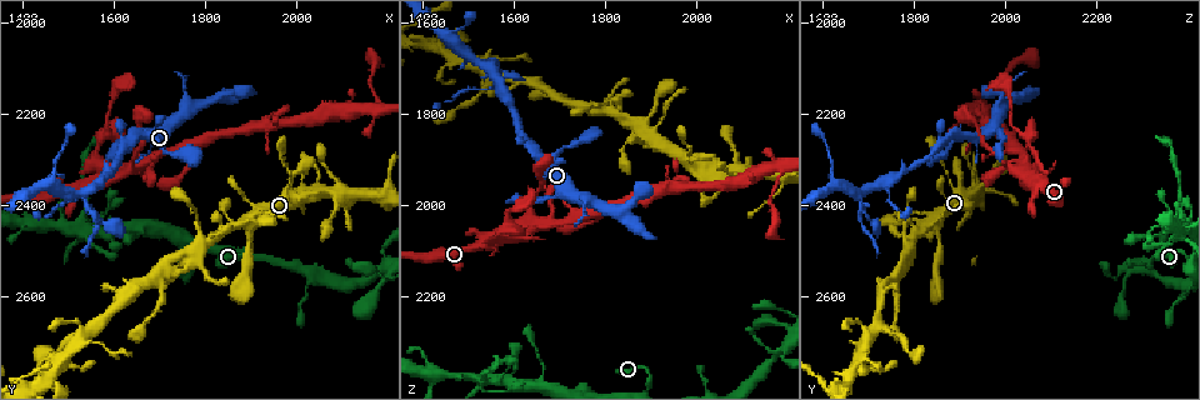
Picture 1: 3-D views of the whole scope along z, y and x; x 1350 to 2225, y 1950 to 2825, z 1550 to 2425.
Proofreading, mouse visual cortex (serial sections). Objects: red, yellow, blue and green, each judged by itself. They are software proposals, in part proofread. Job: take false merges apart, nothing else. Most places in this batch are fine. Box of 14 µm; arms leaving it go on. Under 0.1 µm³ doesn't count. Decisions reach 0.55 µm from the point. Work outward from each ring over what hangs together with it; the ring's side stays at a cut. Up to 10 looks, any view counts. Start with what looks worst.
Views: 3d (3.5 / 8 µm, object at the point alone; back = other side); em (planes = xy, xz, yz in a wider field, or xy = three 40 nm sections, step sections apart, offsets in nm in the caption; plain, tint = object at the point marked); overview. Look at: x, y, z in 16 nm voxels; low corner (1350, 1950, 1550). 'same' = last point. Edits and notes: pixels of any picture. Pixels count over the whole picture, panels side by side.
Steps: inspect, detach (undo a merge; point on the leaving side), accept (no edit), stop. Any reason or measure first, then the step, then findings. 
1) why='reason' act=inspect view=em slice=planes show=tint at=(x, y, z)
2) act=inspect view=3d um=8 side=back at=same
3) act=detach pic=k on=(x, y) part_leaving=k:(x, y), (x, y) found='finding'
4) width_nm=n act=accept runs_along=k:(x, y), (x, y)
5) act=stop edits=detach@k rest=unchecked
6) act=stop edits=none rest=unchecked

why='two arms in line, one across' act=inspect view=3d um=3.5 at=(1530, 2450, 2380)

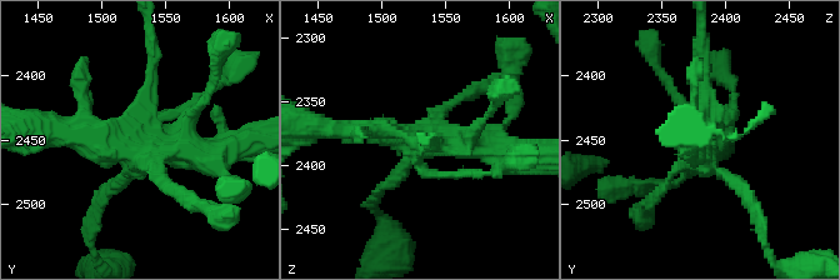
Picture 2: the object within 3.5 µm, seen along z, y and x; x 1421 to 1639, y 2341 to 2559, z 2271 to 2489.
why='need the tissue' act=inspect view=em slice=planes show=tint at=(1524, 2450, 2382)

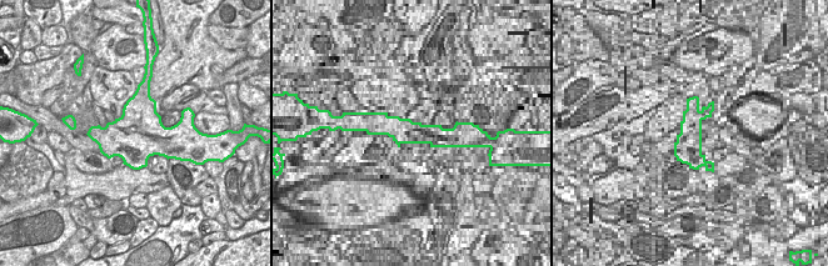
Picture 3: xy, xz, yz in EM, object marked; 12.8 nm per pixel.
act=accept runs_along=2:(218, 150), (103, 146), (56, 131) found='one cell here'

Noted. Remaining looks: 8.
why='calibre changes' act=inspect view=em slice=xy step=5 show=tint at=(1570, 2300, 2060)

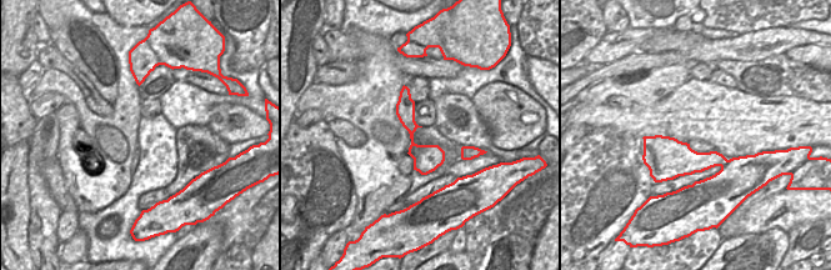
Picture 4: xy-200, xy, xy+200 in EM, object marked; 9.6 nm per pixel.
why='wider look' act=inspect view=3d um=3.5 at=same

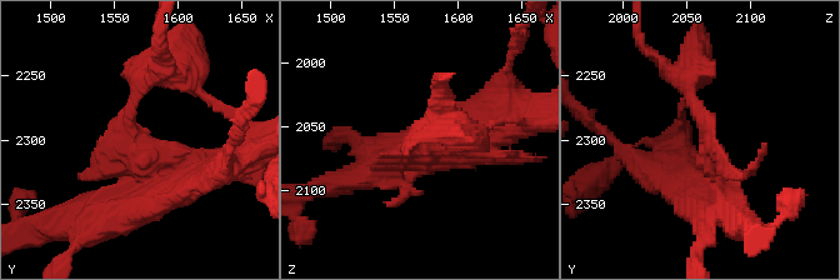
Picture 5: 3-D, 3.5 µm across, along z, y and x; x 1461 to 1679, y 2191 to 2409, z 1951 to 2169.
act=accept runs_along=5:(714, 208), (708, 124), (679, 74) found='one cell here'

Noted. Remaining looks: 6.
why='three arms meet' act=inspect view=3d um=3.5 at=(1525, 2375, 1700)

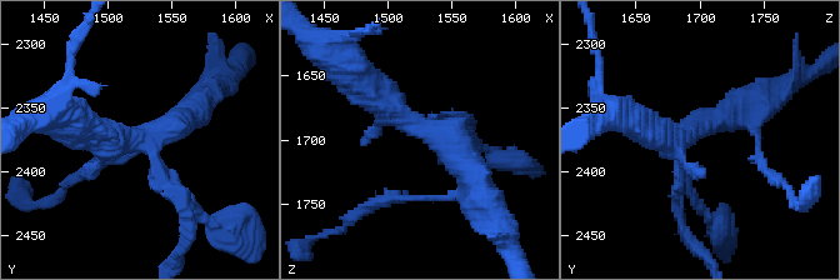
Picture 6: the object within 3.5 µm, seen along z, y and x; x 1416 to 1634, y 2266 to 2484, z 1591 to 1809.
why='now the EM' act=inspect view=em slice=xy step=1 show=tint at=(1530, 2372, 1696)

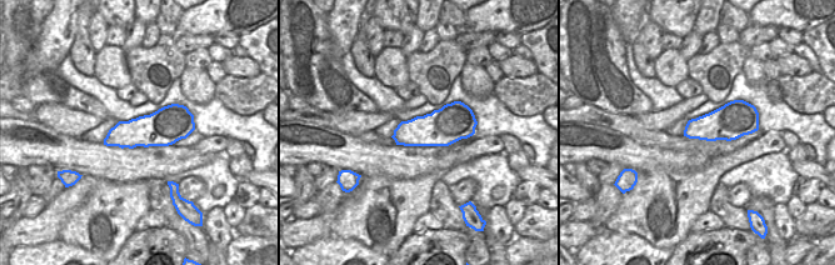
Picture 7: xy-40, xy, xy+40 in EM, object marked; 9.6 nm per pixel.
act=accept runs_along=6:(478, 186), (459, 150), (363, 80) found='one cell here'

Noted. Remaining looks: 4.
why='thick turns thin' act=inspect view=3d um=3.5 at=(1780, 2490, 1795)

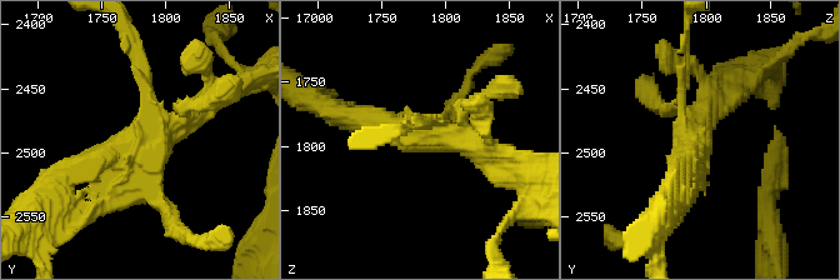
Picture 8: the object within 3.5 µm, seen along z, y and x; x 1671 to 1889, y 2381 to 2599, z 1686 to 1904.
why='shape alone is not enough' act=inspect view=em slice=xy step=2 show=tint at=(1778, 2494, 1792)

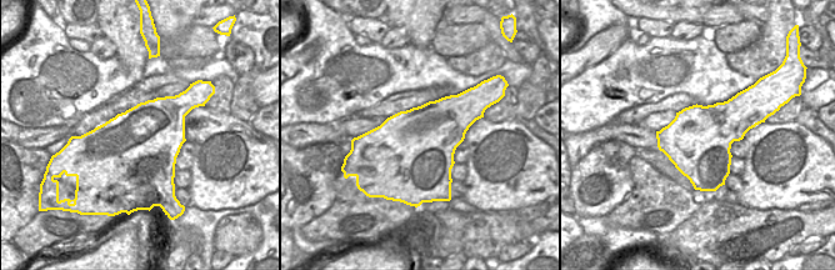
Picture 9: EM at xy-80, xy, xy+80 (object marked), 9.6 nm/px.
act=accept runs_along=8:(205, 103), (64, 180) found='continuous, no second cell'

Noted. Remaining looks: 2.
act=stop edits=none rest=unchecked

